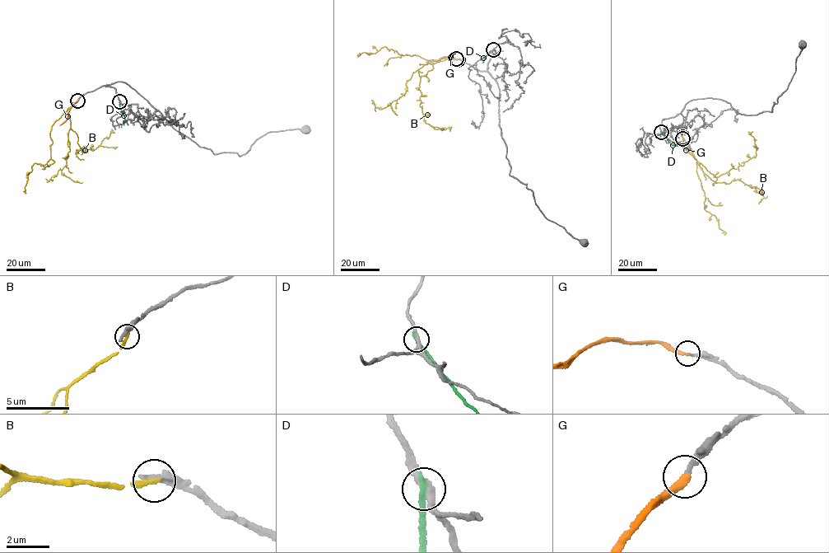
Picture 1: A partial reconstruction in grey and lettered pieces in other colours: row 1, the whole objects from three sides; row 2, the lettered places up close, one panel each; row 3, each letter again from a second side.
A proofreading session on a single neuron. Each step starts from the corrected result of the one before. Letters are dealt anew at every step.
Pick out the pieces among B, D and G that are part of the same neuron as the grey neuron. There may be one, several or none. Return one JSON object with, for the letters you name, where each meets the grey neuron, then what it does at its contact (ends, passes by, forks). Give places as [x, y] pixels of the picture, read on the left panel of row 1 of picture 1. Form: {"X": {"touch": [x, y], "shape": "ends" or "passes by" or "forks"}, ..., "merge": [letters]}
{"G": {"touch": [77, 100], "shape": "ends"}, "merge": ["G"]}

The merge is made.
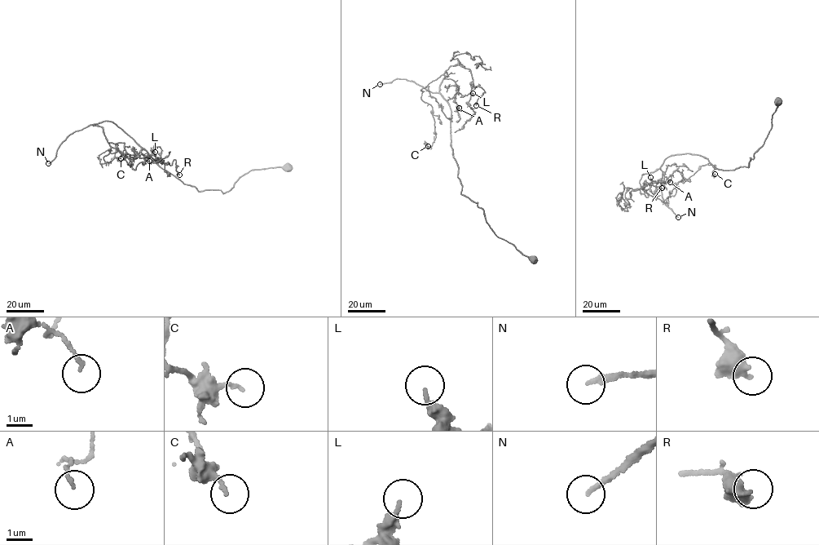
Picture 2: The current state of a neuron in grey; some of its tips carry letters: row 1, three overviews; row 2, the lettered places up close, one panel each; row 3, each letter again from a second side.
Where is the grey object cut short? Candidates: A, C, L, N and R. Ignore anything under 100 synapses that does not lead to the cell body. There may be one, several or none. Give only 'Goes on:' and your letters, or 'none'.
Goes on: N

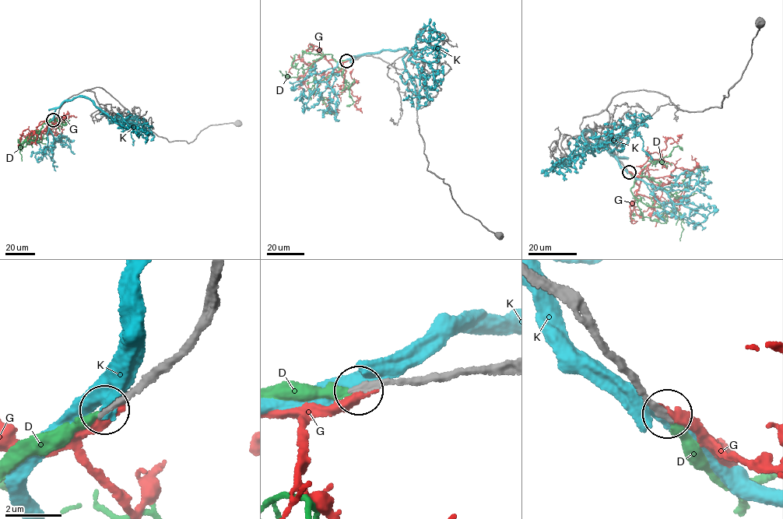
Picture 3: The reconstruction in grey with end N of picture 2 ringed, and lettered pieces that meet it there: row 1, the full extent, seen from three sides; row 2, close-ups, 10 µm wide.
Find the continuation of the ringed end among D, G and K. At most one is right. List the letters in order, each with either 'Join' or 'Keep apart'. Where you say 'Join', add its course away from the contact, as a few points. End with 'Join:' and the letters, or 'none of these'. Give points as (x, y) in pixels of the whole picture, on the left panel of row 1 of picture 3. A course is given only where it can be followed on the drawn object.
D: Keep apart
G: Keep apart
K: Keep apart
Join: none of these

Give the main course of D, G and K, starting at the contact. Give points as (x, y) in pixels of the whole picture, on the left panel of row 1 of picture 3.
D: (52, 120), (42, 125), (35, 140), (21, 144), (22, 161)
G: (53, 119), (39, 124), (45, 120), (47, 128), (55, 128), (54, 132), (60, 134), (62, 126)
K: (52, 120), (56, 108), (64, 101), (84, 96), (111, 117), (117, 113), (129, 125), (148, 132), (145, 144)

